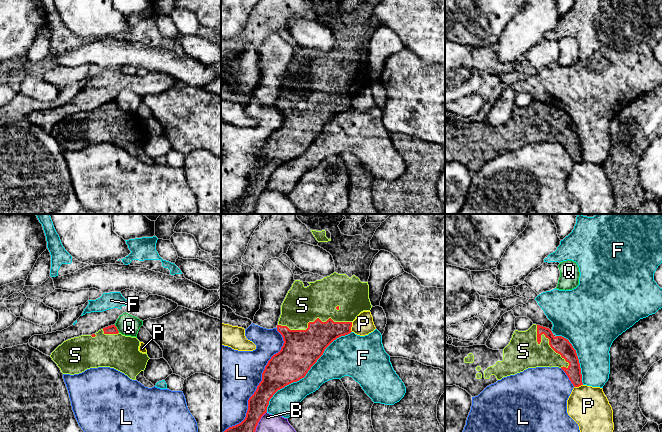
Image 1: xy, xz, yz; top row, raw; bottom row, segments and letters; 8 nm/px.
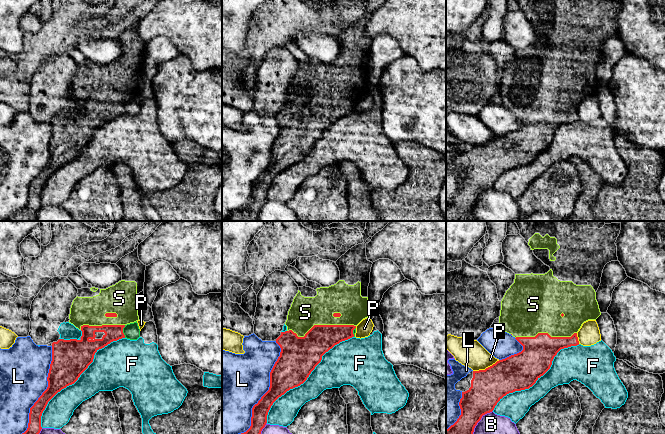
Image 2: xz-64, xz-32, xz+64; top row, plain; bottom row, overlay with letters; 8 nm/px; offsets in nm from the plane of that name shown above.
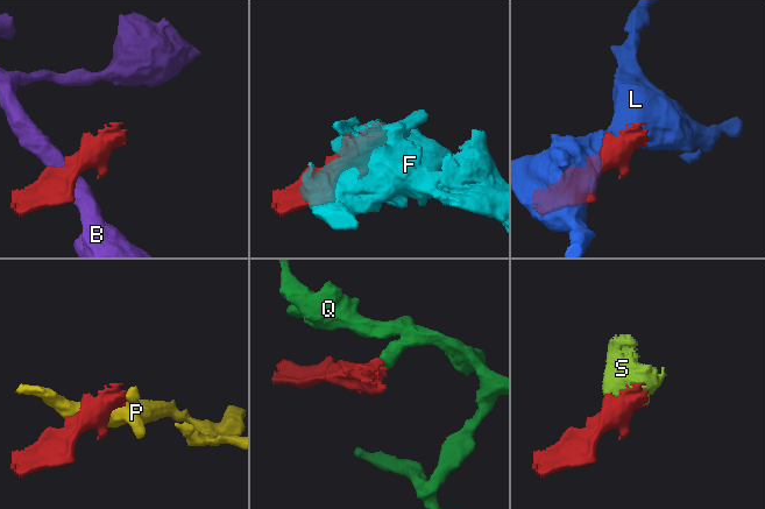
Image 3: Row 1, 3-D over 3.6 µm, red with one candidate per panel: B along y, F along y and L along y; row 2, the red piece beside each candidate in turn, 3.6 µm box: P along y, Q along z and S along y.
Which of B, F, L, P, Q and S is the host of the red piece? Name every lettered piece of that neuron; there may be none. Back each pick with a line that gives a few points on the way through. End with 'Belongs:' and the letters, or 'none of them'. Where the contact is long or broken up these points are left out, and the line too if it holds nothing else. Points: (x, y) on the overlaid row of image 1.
Belongs: S

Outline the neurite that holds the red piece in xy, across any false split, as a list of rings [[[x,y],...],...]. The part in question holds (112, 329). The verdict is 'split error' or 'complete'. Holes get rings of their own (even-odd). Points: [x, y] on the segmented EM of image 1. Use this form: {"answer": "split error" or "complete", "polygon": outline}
{"answer": "split error", "polygon": [[[115,325],[92,335],[81,335],[64,341],[50,355],[63,374],[79,374],[90,368],[114,368],[148,388],[154,387],[144,377],[150,359],[139,351],[136,337],[122,335]]]}

